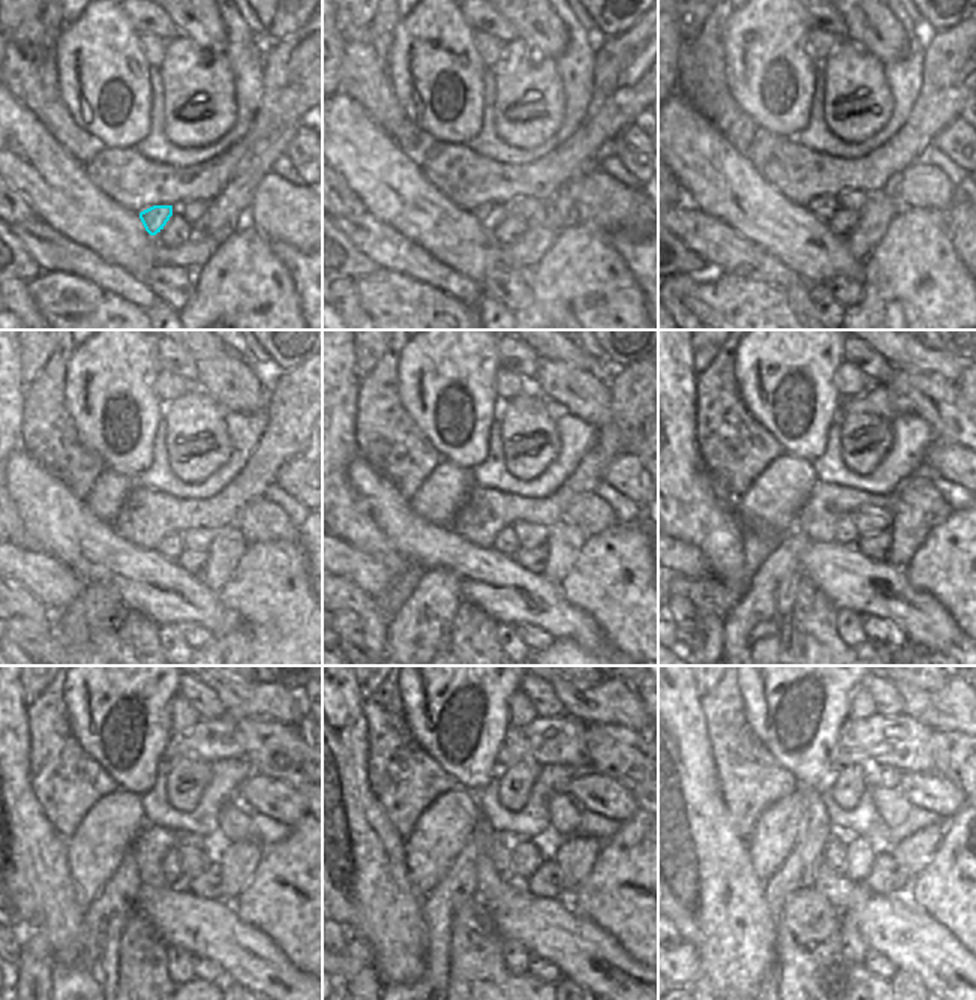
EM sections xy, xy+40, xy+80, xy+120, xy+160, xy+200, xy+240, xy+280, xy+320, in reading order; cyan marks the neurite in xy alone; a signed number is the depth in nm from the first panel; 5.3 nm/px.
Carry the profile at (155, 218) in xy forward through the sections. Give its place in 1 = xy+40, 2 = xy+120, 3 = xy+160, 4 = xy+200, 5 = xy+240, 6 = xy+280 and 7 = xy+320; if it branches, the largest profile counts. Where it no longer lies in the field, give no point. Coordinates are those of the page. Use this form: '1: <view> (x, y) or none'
1: xy+40 (489, 215)
2: xy+120 (170, 546)
3: xy+160 (505, 541)
4: xy+200 (846, 534)
5: xy+240 (171, 867)
6: xy+280 (501, 852)
7: xy+320 (835, 853)

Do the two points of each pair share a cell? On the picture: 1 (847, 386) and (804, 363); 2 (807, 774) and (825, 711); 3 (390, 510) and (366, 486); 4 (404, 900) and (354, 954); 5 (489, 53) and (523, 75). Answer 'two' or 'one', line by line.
1: two
2: one
3: one
4: two
5: two

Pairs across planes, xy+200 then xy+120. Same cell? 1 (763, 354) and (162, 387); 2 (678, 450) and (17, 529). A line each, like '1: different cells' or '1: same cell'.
1: different cells
2: same cell

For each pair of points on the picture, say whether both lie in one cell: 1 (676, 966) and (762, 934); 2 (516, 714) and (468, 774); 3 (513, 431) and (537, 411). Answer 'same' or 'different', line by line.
1: different
2: different
3: same

